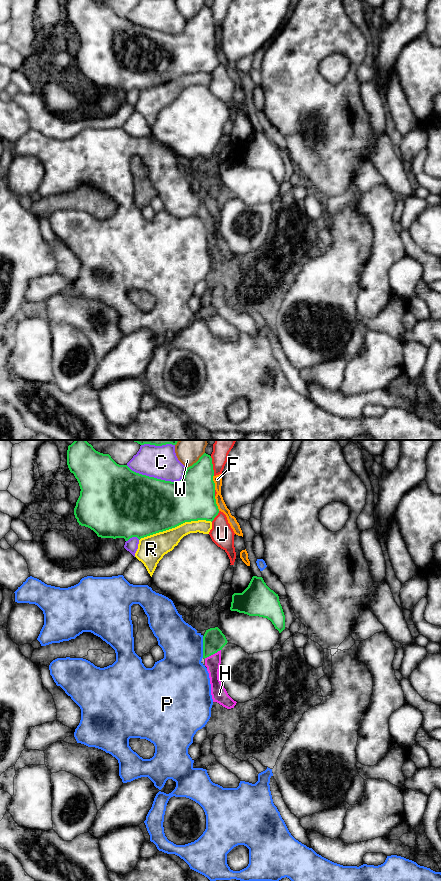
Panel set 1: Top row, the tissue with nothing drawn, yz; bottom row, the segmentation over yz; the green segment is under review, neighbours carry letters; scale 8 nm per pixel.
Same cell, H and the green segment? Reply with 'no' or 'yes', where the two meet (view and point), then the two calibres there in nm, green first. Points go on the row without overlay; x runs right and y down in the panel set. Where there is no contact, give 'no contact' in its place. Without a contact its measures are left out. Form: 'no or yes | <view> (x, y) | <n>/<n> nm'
yes | yz (212, 206) | 180/120 nm

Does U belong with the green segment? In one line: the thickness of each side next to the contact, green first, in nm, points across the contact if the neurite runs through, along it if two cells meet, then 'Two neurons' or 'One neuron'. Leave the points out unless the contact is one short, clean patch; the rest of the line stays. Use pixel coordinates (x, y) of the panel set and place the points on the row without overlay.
Thickness 320 nm (green) against 130 nm. Two neurons

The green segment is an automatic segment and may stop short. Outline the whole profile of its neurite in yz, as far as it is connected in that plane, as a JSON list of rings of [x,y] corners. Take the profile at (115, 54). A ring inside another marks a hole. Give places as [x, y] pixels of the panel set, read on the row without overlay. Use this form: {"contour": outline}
{"contour": [[[68,0],[67,17],[80,38],[80,48],[74,60],[74,67],[81,78],[93,82],[101,90],[141,90],[175,80],[185,74],[213,73],[219,61],[215,51],[215,35],[212,10],[204,5],[192,18],[186,20],[184,29],[177,34],[165,33],[132,23],[127,17],[117,16],[109,6],[94,0]]]}

